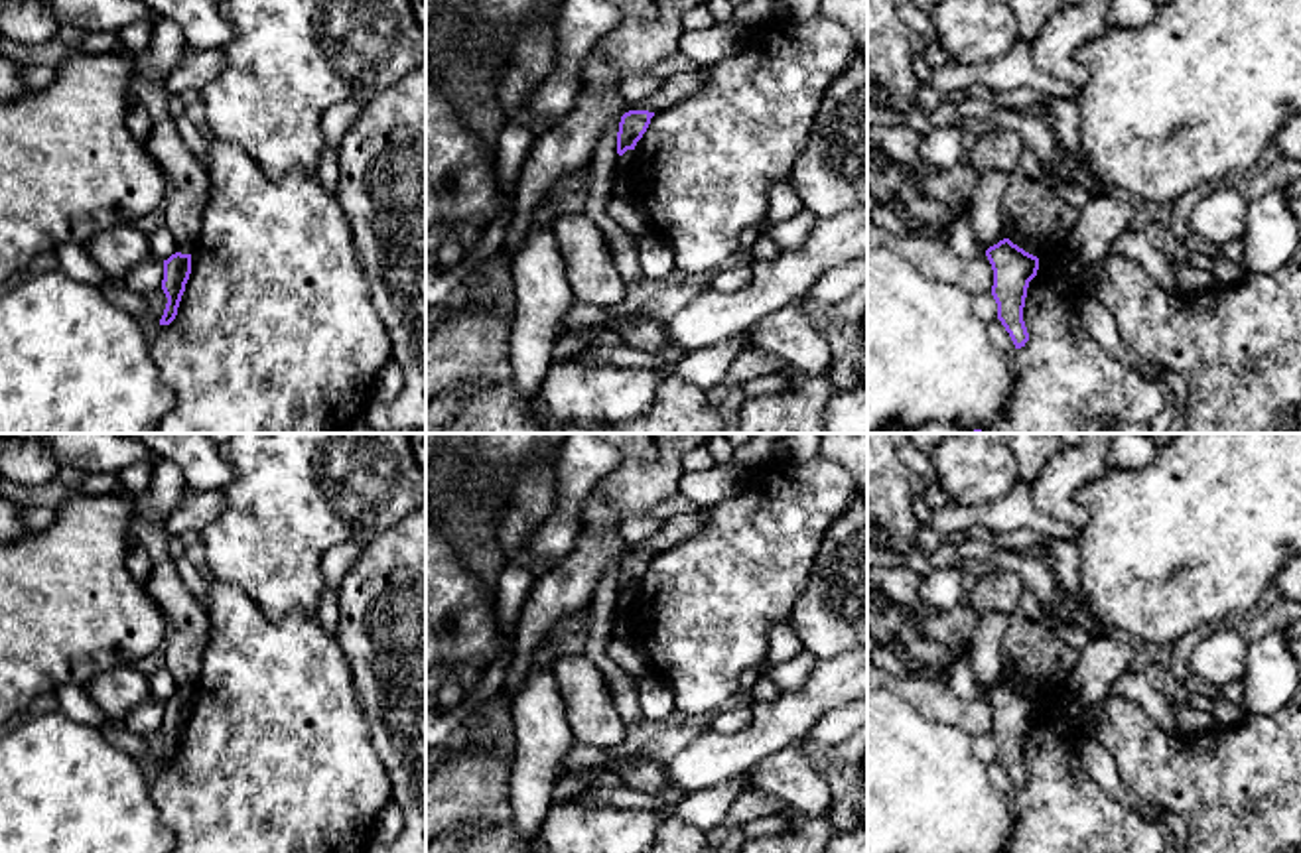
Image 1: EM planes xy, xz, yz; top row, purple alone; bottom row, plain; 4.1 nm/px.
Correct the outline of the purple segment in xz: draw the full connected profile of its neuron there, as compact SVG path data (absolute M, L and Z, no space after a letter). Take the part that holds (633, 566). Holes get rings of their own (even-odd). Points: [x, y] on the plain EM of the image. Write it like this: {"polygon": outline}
{"polygon": "M629 552L621 558L617 573L617 595L623 597L627 591L635 591L637 583L647 573L654 554L649 552Z"}

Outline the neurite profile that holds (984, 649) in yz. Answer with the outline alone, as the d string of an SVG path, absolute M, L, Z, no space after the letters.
M984 613L966 646L974 680L980 691L988 691L1005 680L1001 664L1001 640L1009 615Z

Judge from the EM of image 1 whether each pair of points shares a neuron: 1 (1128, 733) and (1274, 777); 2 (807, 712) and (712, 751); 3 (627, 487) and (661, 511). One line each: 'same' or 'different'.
1: same
2: same
3: different

